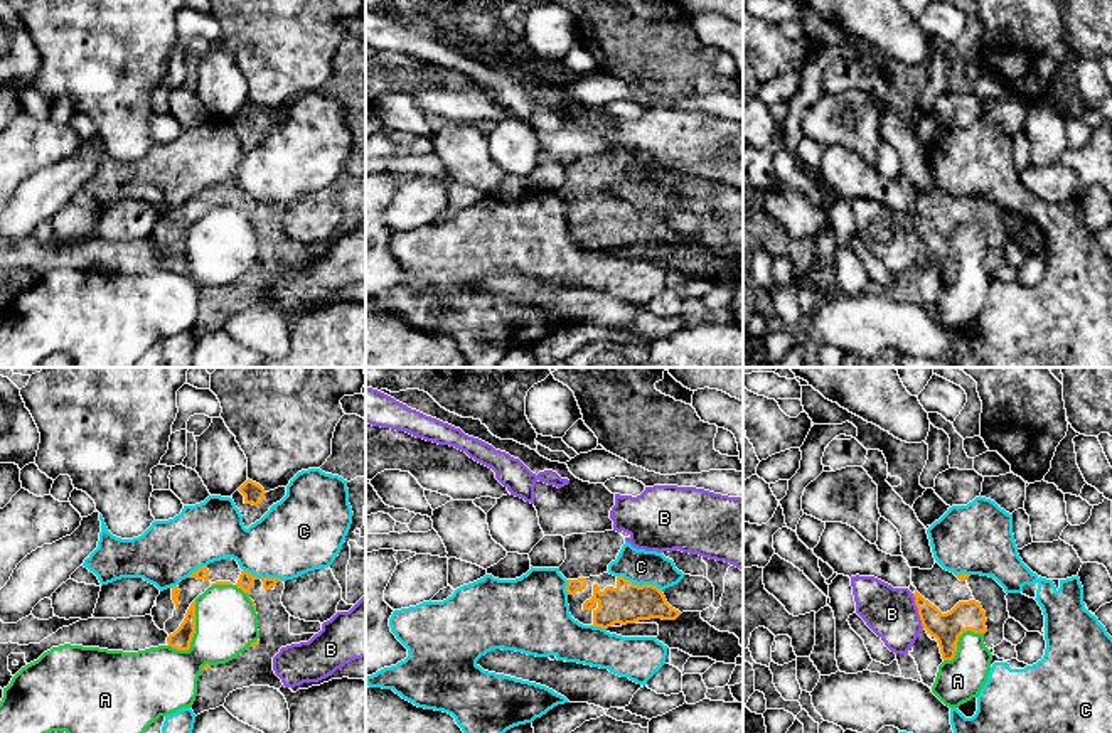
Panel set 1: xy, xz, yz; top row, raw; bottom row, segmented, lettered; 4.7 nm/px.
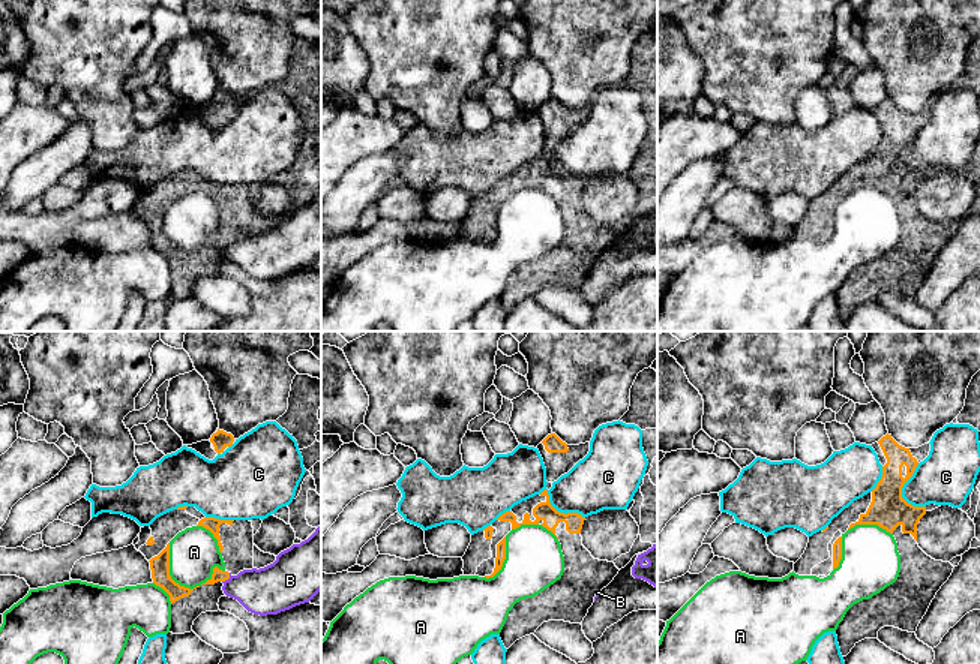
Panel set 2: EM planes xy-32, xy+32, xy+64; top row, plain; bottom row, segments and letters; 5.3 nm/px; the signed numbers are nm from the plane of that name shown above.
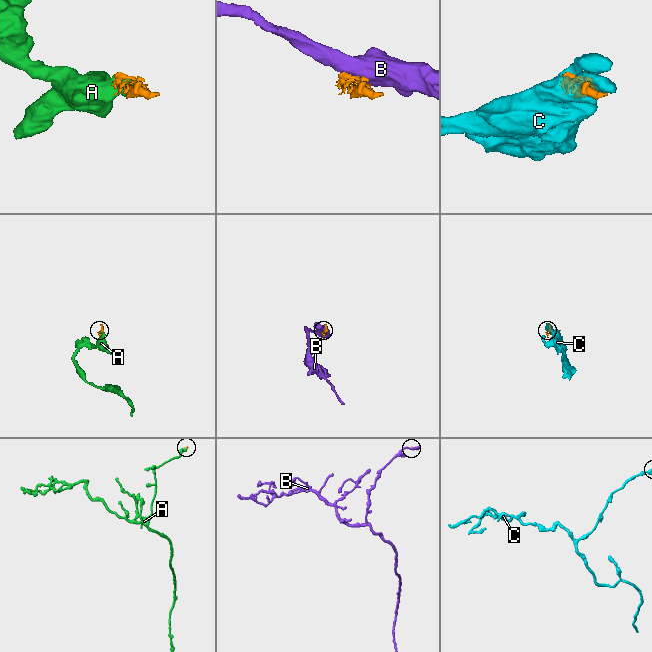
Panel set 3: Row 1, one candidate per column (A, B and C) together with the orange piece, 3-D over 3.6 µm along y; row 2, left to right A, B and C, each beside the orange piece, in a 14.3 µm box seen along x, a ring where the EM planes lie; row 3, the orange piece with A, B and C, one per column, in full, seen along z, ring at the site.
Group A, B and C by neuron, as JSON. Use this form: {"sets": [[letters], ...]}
{"sets": [["A"], ["B"], ["C"]]}

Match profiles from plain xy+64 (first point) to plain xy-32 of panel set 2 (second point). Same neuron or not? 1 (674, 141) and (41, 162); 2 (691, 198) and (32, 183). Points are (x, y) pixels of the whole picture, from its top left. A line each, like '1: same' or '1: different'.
1: different
2: same

